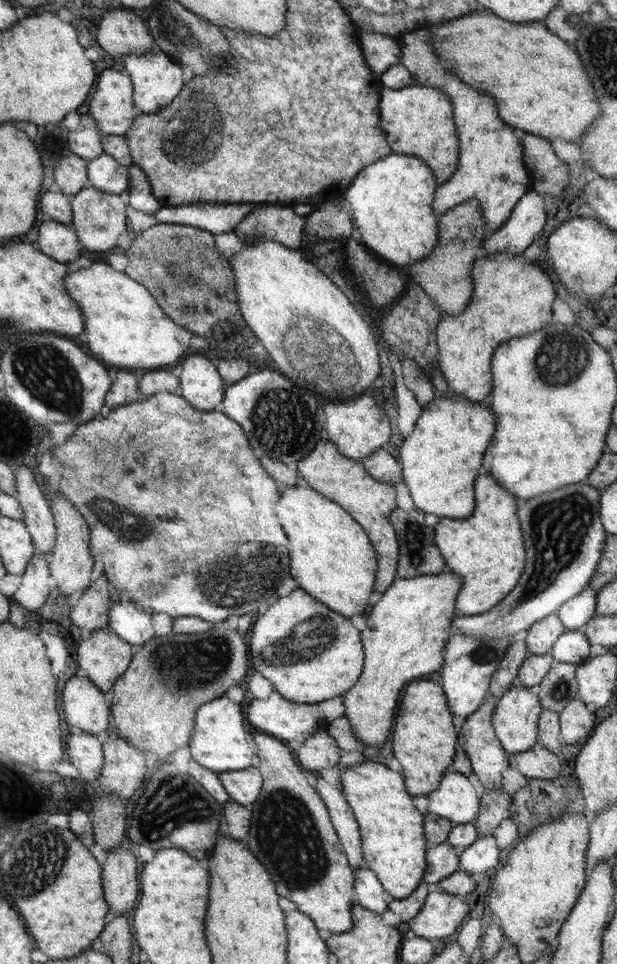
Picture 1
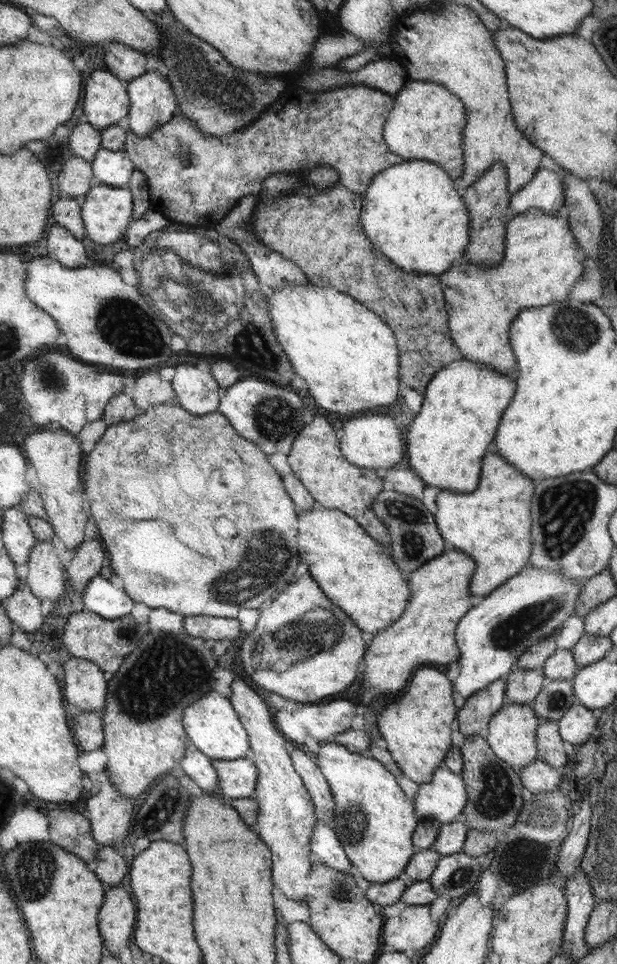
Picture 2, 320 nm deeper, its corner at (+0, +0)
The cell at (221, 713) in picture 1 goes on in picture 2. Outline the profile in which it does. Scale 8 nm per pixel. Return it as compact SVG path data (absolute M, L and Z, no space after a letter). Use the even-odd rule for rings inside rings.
M212 691L186 708L183 725L192 744L200 752L211 759L236 760L250 757L251 752L251 744L248 744L249 734L246 734L245 725L238 717L236 710L230 706L230 700L217 691Z

